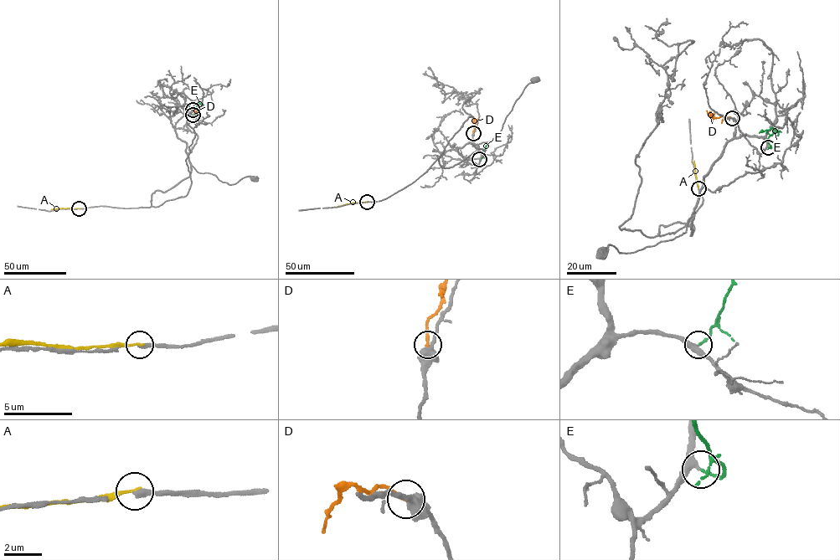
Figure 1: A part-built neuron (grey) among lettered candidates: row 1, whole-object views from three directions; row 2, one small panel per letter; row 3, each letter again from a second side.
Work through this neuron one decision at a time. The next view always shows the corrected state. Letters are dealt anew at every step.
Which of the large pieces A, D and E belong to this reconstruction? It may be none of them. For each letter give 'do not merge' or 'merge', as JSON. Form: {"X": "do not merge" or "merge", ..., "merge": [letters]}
{"A": "do not merge", "D": "do not merge", "E": "merge", "merge": ["E"]}

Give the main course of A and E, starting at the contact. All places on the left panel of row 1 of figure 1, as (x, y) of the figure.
A: (79, 208), (51, 209)
E: (193, 115), (196, 103), (203, 105)

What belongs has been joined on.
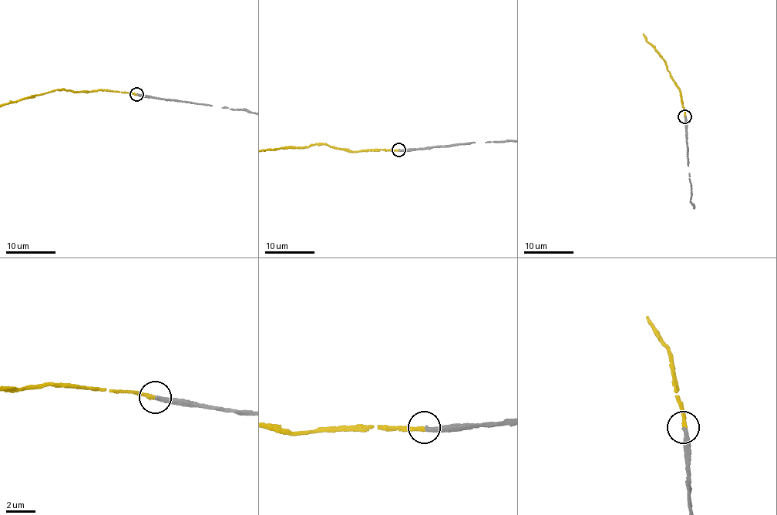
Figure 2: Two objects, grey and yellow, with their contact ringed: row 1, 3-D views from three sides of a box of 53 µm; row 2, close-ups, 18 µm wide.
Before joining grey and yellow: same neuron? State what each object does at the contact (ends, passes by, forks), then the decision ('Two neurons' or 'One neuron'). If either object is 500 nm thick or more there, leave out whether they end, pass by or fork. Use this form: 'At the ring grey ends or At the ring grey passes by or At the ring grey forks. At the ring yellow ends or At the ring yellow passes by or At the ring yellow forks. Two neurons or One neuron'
At the ring grey ends. At the ring yellow ends. One neuron

